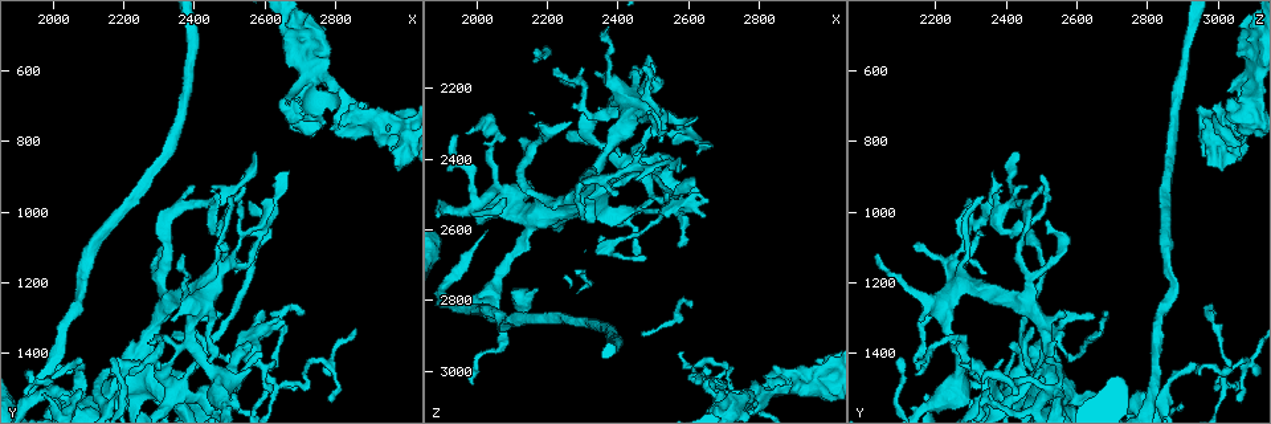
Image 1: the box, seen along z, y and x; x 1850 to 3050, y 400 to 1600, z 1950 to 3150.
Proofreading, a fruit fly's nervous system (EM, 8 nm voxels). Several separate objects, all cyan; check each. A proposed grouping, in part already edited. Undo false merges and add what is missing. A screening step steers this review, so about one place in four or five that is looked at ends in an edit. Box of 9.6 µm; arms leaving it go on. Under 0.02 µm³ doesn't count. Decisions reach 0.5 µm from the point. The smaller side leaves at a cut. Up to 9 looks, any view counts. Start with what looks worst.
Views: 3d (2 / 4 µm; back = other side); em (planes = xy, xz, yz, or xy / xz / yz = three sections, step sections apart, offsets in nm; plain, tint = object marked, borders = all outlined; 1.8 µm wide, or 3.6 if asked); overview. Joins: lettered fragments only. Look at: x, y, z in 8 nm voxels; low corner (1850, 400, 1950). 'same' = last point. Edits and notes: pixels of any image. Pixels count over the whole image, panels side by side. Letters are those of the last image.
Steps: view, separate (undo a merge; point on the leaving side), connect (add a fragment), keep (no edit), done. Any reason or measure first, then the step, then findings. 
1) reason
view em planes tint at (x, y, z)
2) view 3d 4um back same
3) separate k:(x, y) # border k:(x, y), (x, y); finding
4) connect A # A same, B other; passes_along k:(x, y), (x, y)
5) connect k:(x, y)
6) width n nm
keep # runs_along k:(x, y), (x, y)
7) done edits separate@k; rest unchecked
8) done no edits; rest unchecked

abrupt turn
view em planes borders at (2740, 1420, 3070)

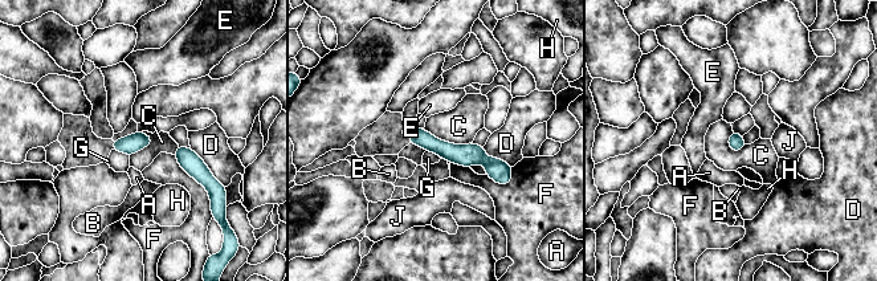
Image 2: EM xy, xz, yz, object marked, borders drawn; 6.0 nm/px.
longest_contact F 360 nm
keep # A other, B other, C other, D other, E other, F other, G other, H other, J other; border 2:(424, 127), (444, 141), (472, 143); one neuron here

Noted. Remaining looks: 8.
branch stops here
view em xz step 8 borders at (2660, 700, 3020)

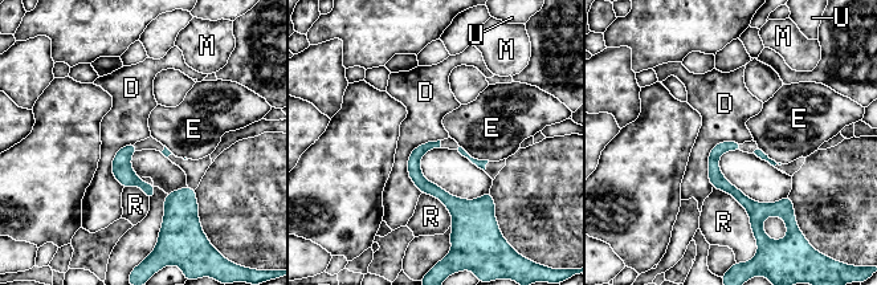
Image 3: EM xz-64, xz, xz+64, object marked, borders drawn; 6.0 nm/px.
keep # D other, E other, M other, R other, U other; no lettered fragment goes on from it

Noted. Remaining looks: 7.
two arms at a narrow angle
view 3d 2um at (2560, 1370, 2530)

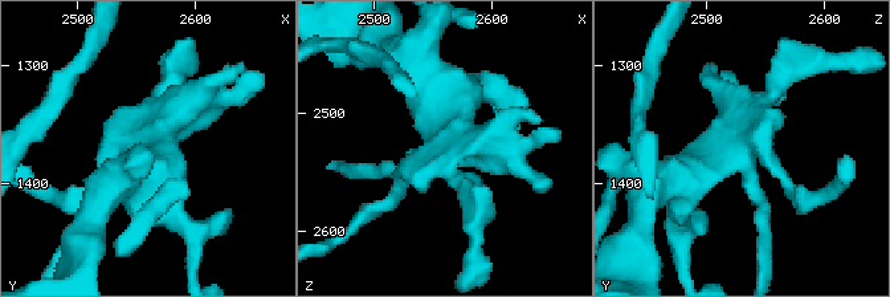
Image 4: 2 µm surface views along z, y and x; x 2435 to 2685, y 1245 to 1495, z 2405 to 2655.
need the tissue
view em planes borders at (2556, 1374, 2522)

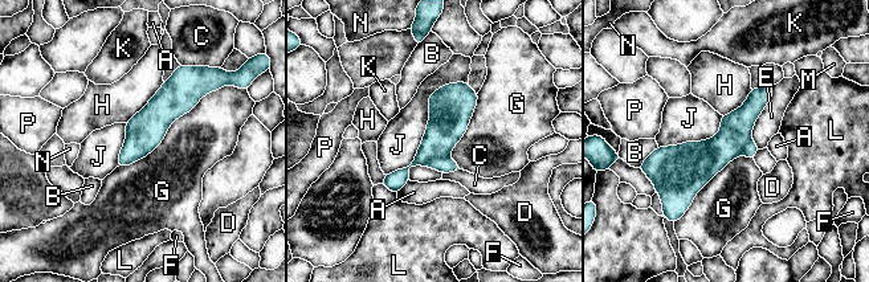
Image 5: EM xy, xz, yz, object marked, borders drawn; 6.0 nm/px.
keep # A other, B other, C other, D other, E other, F other, G other, H other, J other, K other, L other, M other, N other, P other; runs_along 5:(768, 88), (704, 159), (653, 159); all the same neuron

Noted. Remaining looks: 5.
three-way junction
view 3d 4um at (2900, 750, 3030)

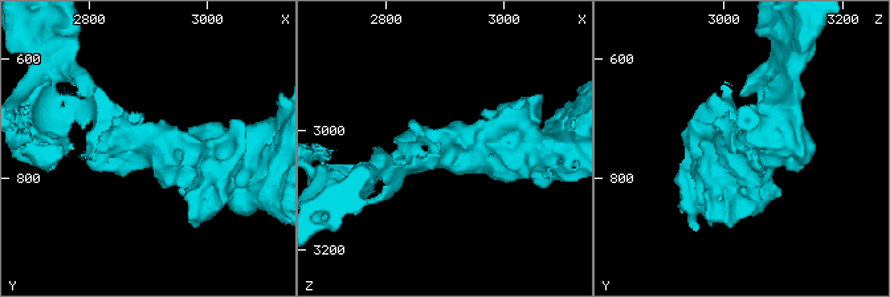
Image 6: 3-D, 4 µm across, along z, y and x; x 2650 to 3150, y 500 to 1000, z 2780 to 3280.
now the EM
view em planes borders at (2890, 740, 3030)

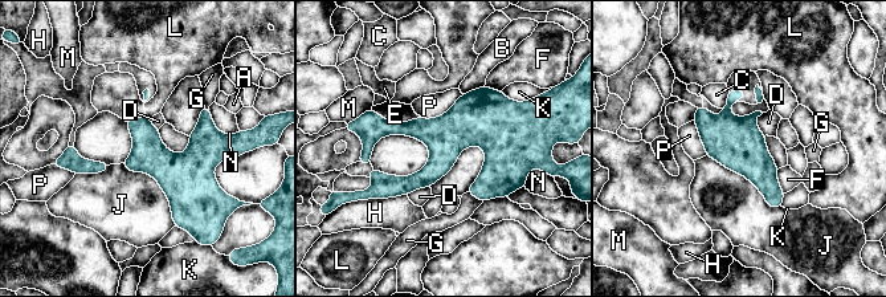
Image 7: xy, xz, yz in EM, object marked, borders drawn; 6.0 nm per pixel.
width 220 nm
keep # A other, B other, C other, D other, E other, F other, G other, H other, J other, K other, L other, M other, N other, P other; runs_along 7:(523, 142), (382, 129), (364, 155); continuous, no second neuron

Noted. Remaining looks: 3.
done no edits; rest unchecked

